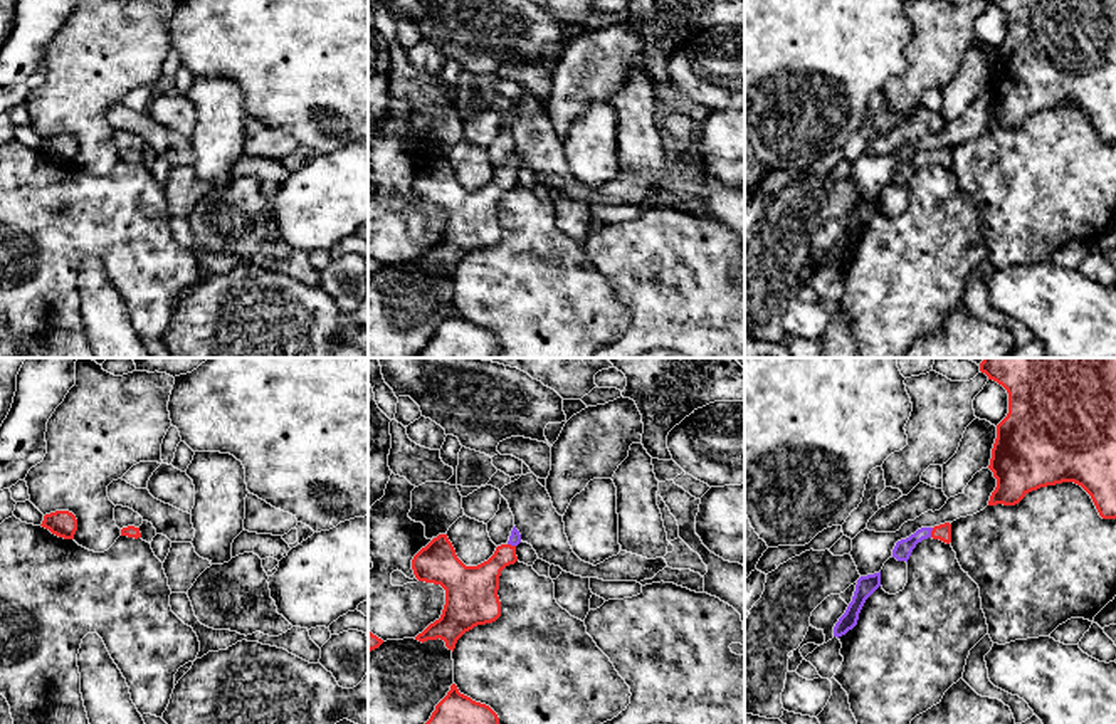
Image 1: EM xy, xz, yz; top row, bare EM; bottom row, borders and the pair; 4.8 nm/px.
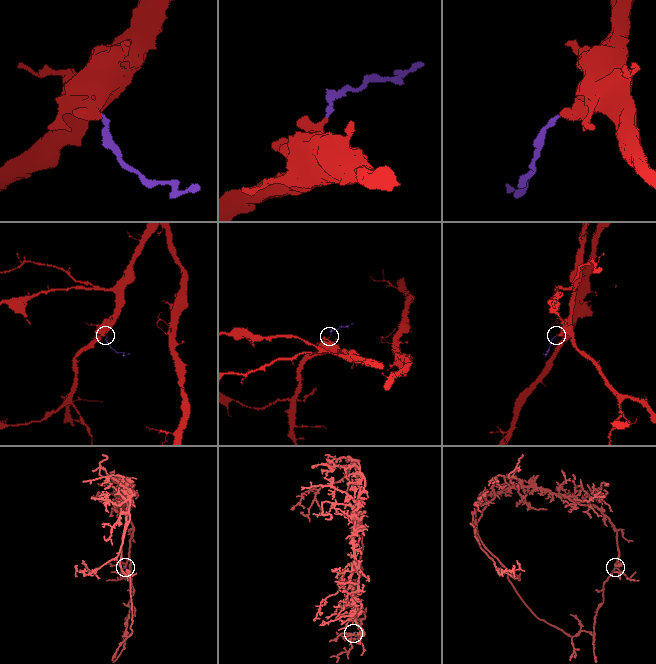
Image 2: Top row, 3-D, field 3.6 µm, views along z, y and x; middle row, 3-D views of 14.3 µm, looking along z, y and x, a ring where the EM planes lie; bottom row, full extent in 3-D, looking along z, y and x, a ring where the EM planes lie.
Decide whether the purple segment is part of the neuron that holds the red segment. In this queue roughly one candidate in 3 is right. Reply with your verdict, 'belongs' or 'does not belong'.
belongs

